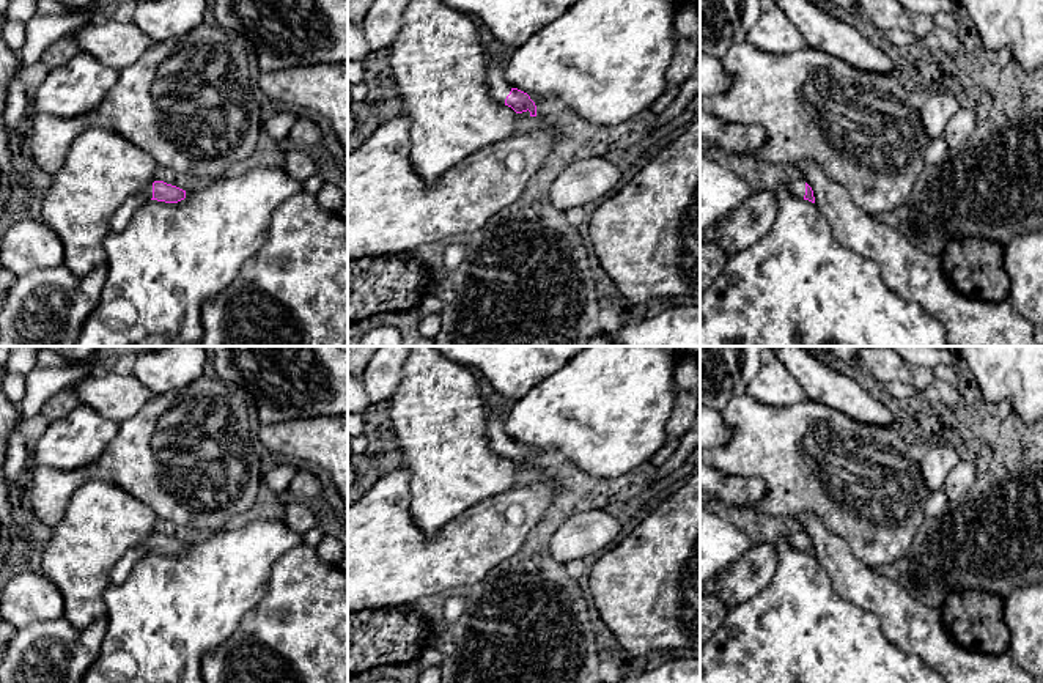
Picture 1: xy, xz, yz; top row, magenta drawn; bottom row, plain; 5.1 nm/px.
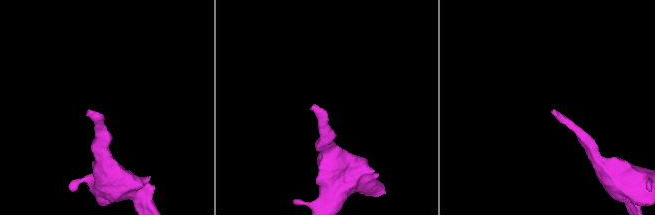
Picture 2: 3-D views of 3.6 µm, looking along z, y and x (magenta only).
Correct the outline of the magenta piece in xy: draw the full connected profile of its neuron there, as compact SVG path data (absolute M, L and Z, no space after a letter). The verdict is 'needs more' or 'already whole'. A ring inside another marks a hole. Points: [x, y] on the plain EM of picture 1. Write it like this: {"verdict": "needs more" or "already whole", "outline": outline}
{"verdict": "needs more", "outline": "M164 533L149 535L140 545L137 545L121 557L121 560L112 570L110 584L113 585L123 584L129 578L134 565L148 552L178 556L184 551L186 543L176 538L167 537Z"}

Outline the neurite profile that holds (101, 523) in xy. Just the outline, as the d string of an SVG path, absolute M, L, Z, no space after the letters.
M93 480L68 502L41 556L41 573L64 598L64 618L77 629L107 615L104 592L121 557L156 533L157 516L120 486Z

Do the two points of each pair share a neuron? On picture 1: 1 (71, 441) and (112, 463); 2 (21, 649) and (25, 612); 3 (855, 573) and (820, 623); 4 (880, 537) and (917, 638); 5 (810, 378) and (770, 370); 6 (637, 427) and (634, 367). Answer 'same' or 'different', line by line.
1: different
2: different
3: different
4: different
5: different
6: same

